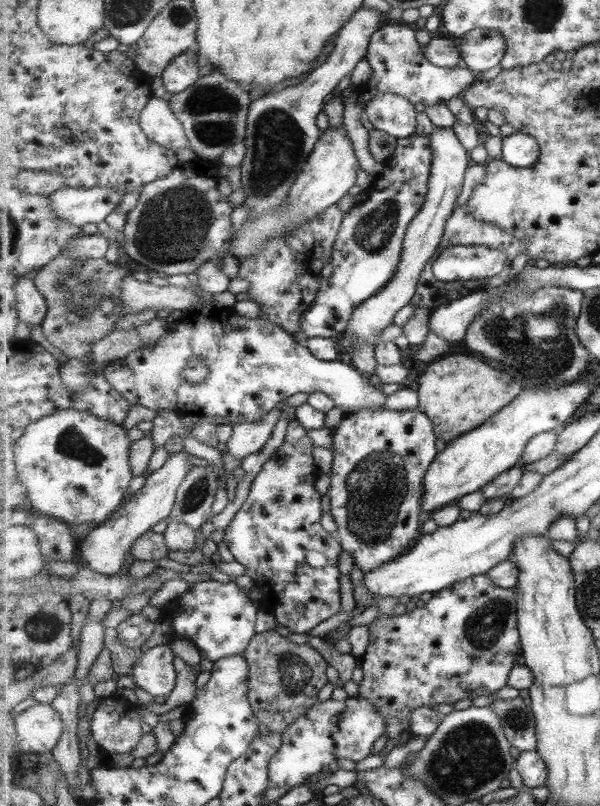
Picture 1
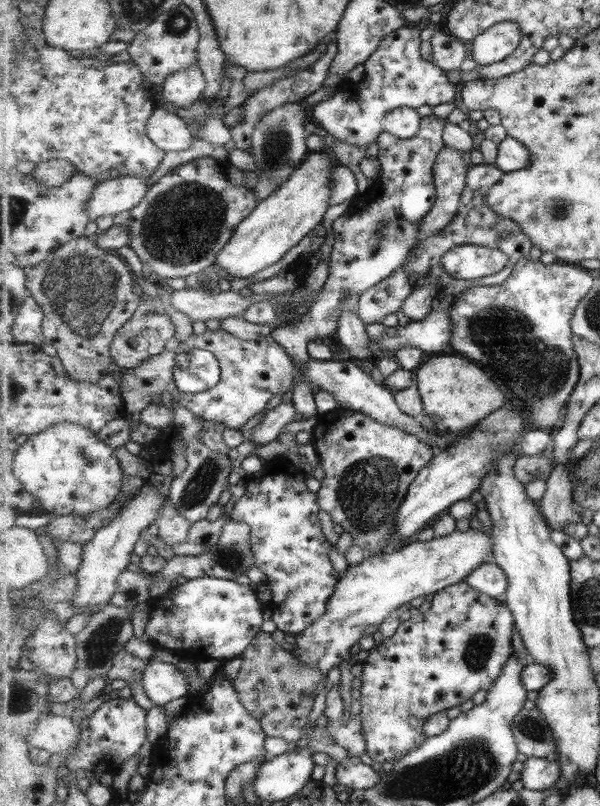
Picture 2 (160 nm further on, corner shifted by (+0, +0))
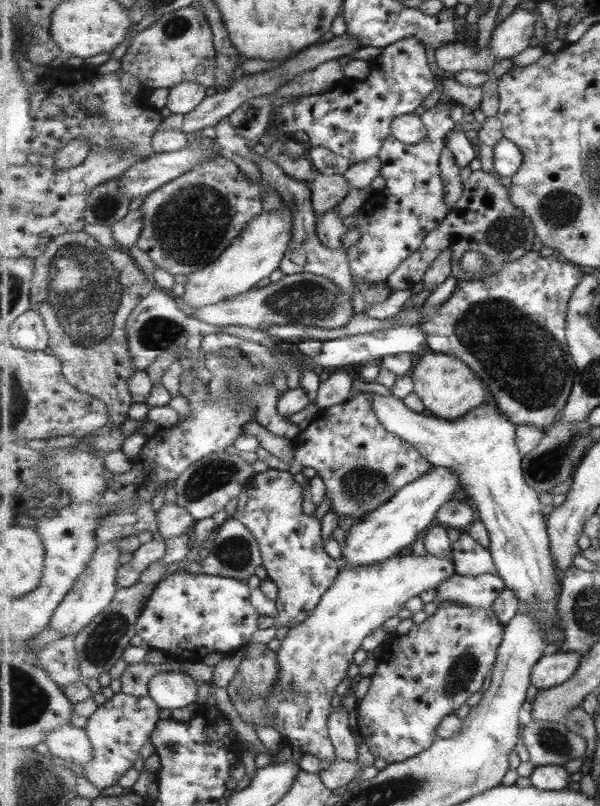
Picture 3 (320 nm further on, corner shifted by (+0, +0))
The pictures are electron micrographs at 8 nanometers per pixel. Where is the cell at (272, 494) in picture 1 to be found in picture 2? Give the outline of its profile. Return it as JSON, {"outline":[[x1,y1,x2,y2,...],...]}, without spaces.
{"outline":[[279,457,250,476,246,484,245,494,235,502,232,508,231,519,235,522,247,524,252,529,251,550,255,556,255,563,265,576,265,582,271,592,272,601,268,607,271,619,276,623,279,631,283,631,290,639,305,632,313,622,317,622,325,615,328,600,340,582,341,573,334,567,331,552,331,544,323,534,323,528,319,524,319,497,317,493,309,492,305,484,306,474,295,467,292,462,284,457]]}

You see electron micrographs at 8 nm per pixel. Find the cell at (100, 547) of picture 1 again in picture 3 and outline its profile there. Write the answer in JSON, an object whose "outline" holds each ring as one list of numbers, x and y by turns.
{"outline":[[115,539,113,543,101,544,97,553,91,557,91,563,88,566,88,570,80,576,80,579,76,582,76,586,73,590,63,599,63,602,59,604,53,618,51,620,51,626,49,628,55,629,59,632,59,638,61,636,67,638,73,638,81,631,85,631,85,628,89,627,93,620,101,615,101,612,105,611,114,599,114,596,119,590,117,586,117,573,119,572,119,556,121,551,117,547,117,542,123,539]]}

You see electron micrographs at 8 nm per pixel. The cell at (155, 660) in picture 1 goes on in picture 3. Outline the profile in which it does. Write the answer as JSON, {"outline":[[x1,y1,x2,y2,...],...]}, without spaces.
{"outline":[[179,670,157,673,150,682,150,695,161,708,185,708,199,700,199,684]]}

